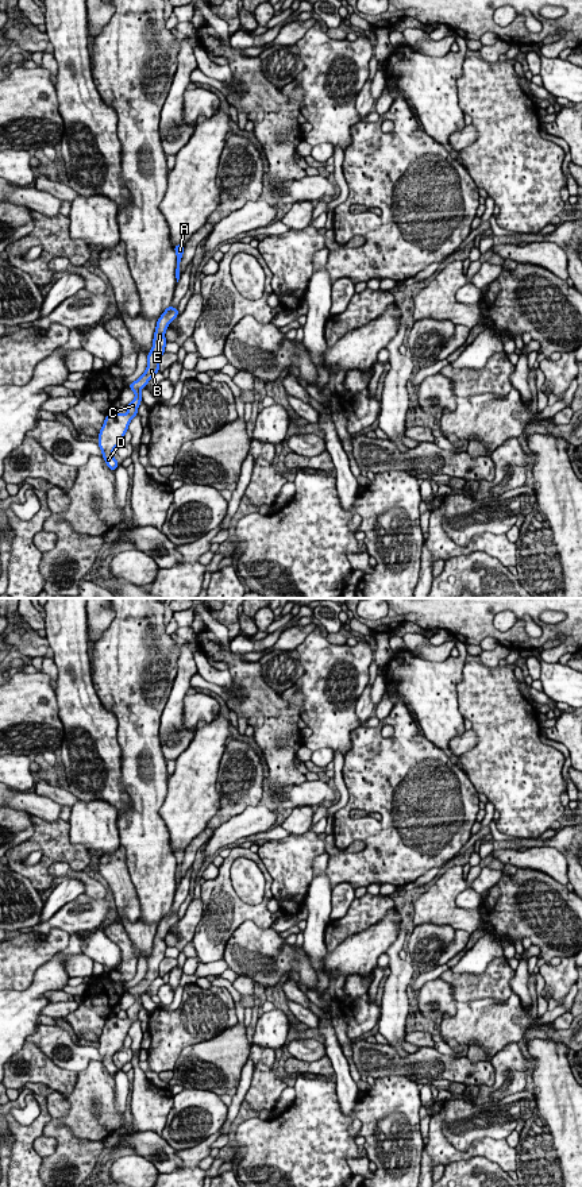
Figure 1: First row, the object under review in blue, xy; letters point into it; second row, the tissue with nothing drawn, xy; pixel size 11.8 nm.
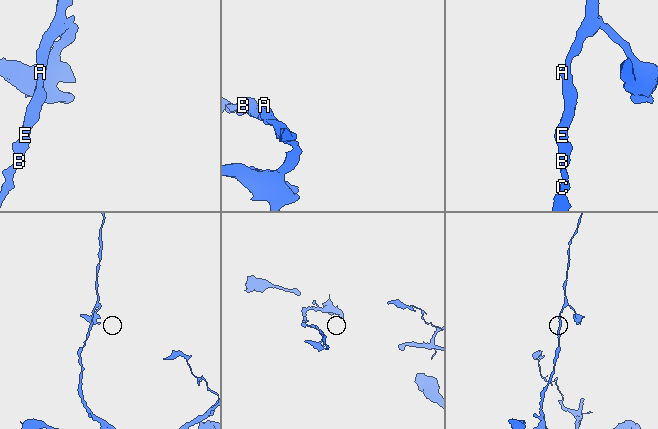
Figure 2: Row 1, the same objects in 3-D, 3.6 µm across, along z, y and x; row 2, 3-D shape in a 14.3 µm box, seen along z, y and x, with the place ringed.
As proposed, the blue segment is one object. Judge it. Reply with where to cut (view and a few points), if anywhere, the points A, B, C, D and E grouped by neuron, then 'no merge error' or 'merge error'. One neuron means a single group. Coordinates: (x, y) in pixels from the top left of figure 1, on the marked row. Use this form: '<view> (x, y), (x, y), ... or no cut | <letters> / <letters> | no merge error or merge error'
no cut | A B C D E | no merge error

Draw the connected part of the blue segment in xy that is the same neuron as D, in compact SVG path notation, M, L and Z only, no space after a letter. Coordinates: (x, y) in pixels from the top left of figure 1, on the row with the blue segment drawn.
M167 307L157 321L153 347L147 355L147 367L142 377L131 382L128 388L135 393L135 398L127 405L128 412L122 415L119 412L108 413L103 428L99 432L99 448L103 452L103 459L111 471L120 465L113 458L113 450L124 442L124 433L128 429L131 420L138 415L138 408L142 402L140 390L147 386L149 381L159 371L159 358L165 354L167 344L165 332L169 324L178 316L178 309Z

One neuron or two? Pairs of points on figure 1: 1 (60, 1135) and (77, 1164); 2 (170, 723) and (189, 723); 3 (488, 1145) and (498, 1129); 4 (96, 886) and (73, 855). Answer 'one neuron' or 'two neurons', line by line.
1: one neuron
2: two neurons
3: two neurons
4: two neurons

